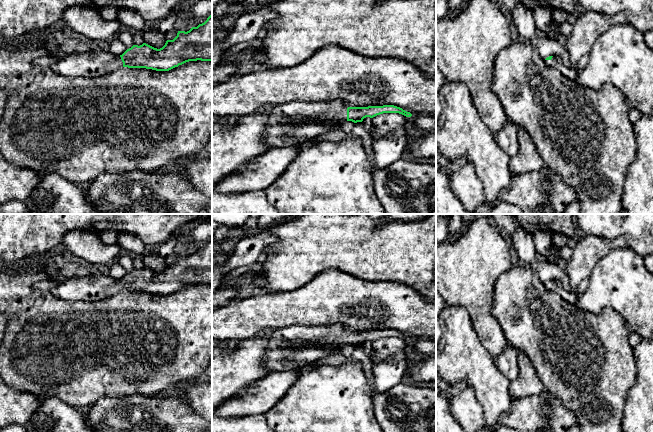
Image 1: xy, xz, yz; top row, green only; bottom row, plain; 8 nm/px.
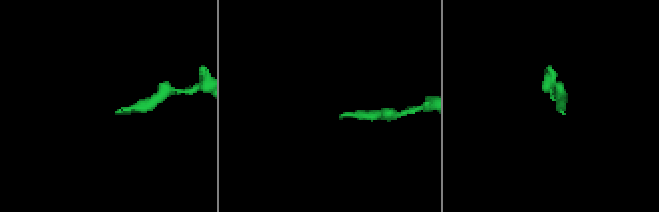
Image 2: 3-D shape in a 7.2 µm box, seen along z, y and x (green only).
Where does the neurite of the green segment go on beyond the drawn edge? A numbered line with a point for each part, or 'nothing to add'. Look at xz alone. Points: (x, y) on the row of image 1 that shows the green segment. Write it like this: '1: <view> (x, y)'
1: xz (288, 125)

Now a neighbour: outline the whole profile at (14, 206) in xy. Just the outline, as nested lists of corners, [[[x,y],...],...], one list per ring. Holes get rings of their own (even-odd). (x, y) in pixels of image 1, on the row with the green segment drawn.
[[[11,200],[0,205],[0,214],[26,214],[28,206],[27,202]]]

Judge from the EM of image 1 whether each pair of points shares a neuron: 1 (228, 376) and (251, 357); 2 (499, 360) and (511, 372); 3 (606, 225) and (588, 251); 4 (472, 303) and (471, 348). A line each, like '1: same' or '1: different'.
1: same
2: same
3: different
4: different

